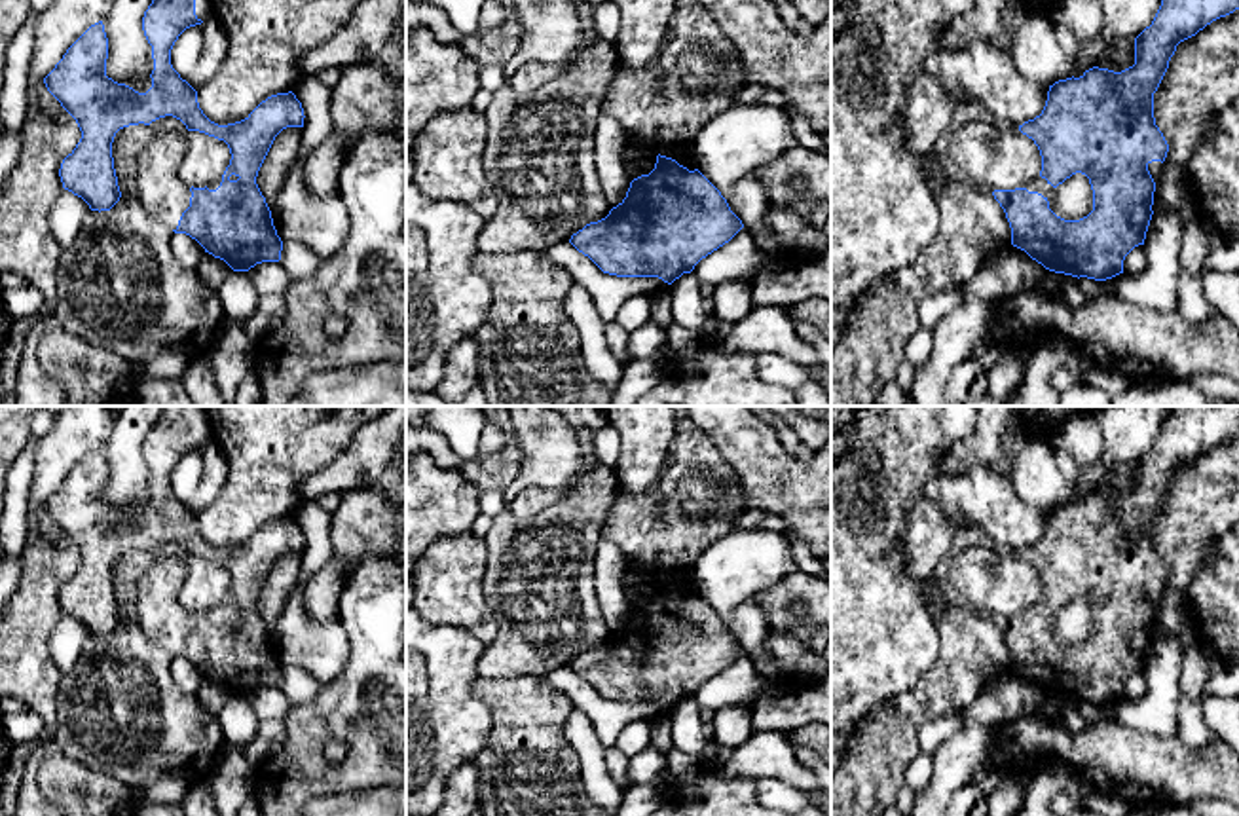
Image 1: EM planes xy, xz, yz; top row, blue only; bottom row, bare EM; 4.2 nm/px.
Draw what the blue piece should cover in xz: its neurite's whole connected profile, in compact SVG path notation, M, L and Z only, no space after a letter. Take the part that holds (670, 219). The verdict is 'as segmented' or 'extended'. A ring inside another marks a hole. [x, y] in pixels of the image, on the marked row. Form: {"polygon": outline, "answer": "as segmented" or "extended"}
{"polygon": "M656 156L655 169L630 182L626 197L598 222L586 224L569 243L603 273L617 277L658 277L672 285L683 273L729 243L744 228L721 192L698 171Z", "answer": "as segmented"}

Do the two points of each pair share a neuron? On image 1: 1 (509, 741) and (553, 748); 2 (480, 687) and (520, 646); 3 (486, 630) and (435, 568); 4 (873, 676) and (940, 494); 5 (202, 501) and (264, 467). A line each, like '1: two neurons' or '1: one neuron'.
1: one neuron
2: two neurons
3: one neuron
4: two neurons
5: two neurons

